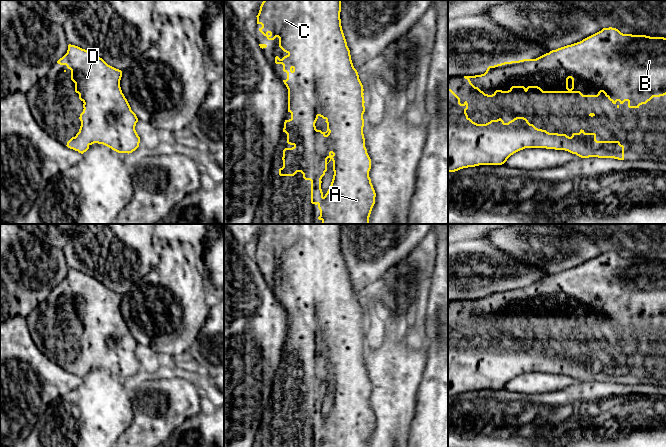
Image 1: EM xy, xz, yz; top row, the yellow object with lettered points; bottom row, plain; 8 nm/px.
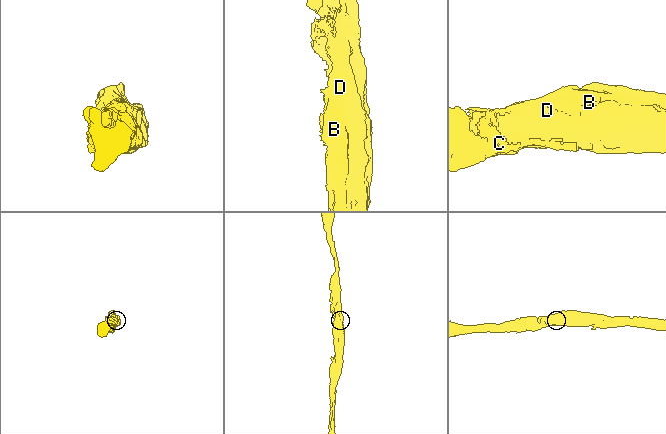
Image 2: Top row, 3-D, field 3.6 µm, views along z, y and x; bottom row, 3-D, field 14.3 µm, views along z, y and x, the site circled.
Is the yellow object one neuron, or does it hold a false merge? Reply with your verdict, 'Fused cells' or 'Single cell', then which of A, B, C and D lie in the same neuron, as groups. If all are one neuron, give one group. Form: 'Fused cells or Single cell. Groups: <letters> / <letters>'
Single cell. Groups: A B C D

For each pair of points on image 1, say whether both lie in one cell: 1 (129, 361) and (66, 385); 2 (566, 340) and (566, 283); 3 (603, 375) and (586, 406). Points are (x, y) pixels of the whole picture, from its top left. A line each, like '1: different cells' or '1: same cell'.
1: different cells
2: same cell
3: different cells

